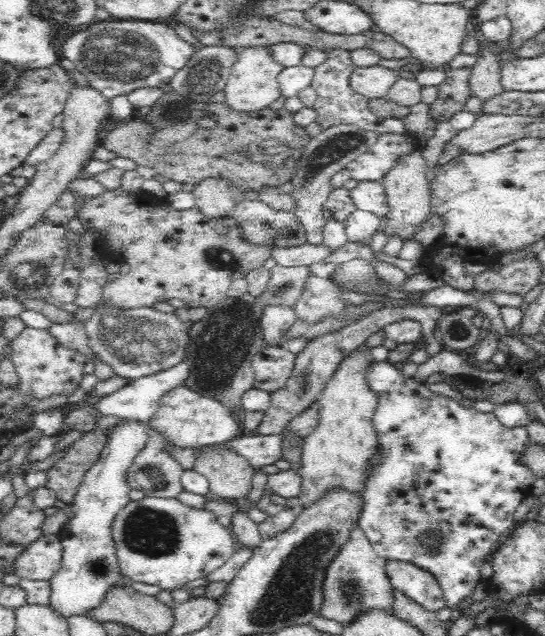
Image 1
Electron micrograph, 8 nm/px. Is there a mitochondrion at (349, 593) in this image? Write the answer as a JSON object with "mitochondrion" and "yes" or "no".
{"mitochondrion":"yes"}

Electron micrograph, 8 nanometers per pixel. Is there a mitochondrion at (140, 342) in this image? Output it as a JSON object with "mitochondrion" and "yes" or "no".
{"mitochondrion":"yes"}

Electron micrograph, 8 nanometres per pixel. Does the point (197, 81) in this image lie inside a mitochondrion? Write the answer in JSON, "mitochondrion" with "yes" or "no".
{"mitochondrion":"yes"}

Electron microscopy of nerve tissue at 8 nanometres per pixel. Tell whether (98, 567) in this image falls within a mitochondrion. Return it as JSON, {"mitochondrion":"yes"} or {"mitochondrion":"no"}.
{"mitochondrion":"yes"}

